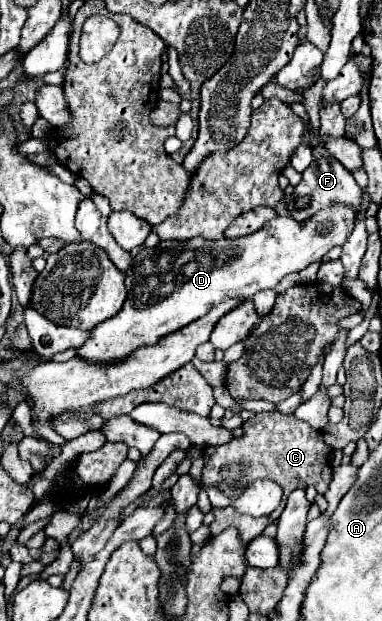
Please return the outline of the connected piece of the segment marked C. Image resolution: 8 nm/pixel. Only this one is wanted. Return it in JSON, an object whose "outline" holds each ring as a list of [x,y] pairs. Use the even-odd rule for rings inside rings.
{"outline":[[[281,412],[256,413],[253,418],[243,424],[243,428],[245,433],[241,438],[235,438],[223,446],[205,448],[205,452],[203,452],[203,458],[205,458],[203,484],[213,484],[213,486],[219,484],[221,482],[221,466],[245,462],[251,454],[251,468],[243,468],[243,472],[249,476],[249,480],[269,478],[269,480],[275,480],[277,484],[281,484],[283,500],[295,488],[315,486],[319,494],[323,494],[329,488],[331,472],[333,472],[331,464],[329,464],[331,448],[323,442],[323,434],[319,430],[311,428],[307,422],[303,422],[295,416],[285,416]]]}

